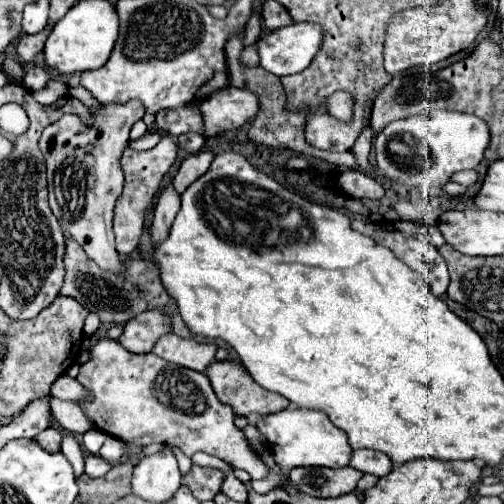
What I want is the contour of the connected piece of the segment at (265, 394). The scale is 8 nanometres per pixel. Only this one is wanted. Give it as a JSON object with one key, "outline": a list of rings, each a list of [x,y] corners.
{"outline":[[[211,362],[205,374],[209,376],[217,398],[223,404],[229,404],[235,416],[265,416],[285,410],[289,406],[289,400],[285,396],[273,396],[269,390],[261,388],[237,362]]]}

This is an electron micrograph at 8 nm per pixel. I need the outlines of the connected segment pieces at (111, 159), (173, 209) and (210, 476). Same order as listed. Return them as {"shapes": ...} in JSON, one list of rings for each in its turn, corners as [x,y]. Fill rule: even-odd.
{"shapes":[[[[129,100],[127,104],[99,104],[99,108],[91,112],[91,124],[85,124],[81,116],[67,114],[47,126],[39,140],[47,166],[47,190],[53,214],[61,228],[81,244],[99,268],[115,274],[125,274],[125,264],[115,250],[115,236],[111,230],[113,206],[121,196],[125,178],[119,158],[123,148],[127,148],[131,126],[141,120],[143,114],[145,108],[139,100]]],[[[169,182],[161,190],[161,194],[157,198],[155,218],[153,218],[153,230],[151,230],[153,242],[161,242],[167,236],[167,232],[169,232],[169,228],[171,228],[171,224],[173,224],[177,212],[179,212],[179,208],[181,208],[181,196],[173,188],[173,182]]],[[[193,466],[191,472],[187,476],[183,476],[183,482],[191,488],[193,496],[199,502],[205,502],[205,500],[213,500],[215,494],[221,490],[223,472],[215,470],[215,468]]]]}

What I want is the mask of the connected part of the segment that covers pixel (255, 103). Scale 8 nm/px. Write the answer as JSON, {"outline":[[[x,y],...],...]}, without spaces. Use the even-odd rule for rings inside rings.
{"outline":[[[227,86],[223,92],[203,100],[199,108],[203,112],[207,136],[219,136],[225,130],[251,122],[259,112],[259,98],[255,92]]]}

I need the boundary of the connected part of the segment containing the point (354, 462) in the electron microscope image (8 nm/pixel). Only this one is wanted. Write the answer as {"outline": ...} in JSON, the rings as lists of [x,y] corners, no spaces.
{"outline":[[[359,450],[359,452],[353,452],[351,460],[349,460],[349,466],[351,468],[357,468],[359,472],[369,472],[369,474],[375,474],[375,476],[385,476],[391,472],[393,464],[391,464],[391,458],[389,456],[383,456],[383,452],[375,452],[375,450]]]}

